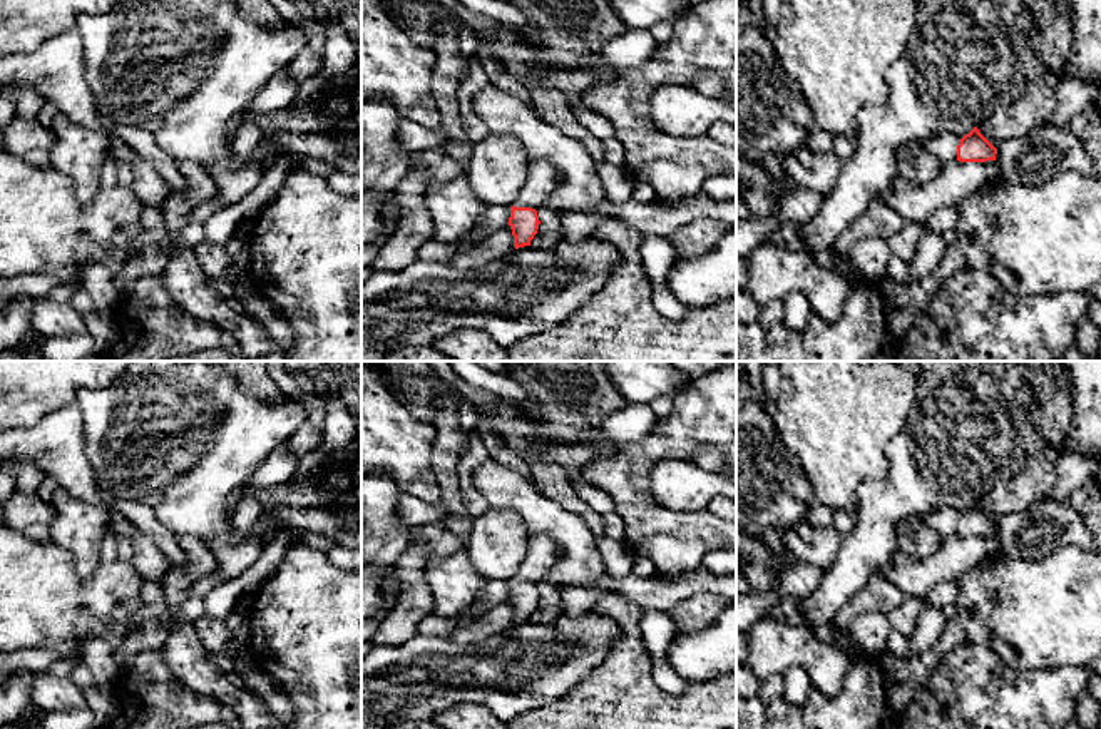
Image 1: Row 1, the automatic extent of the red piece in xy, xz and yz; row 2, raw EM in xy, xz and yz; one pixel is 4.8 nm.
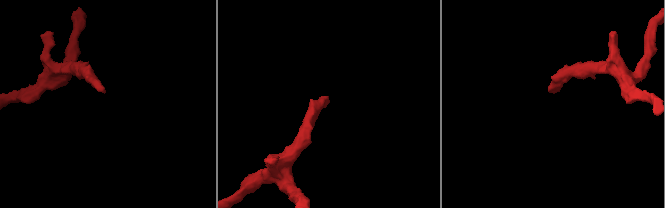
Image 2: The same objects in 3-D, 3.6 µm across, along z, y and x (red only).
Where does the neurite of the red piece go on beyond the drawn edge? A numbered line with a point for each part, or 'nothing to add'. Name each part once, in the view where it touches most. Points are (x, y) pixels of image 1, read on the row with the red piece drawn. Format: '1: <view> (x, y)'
1: xz (541, 178)

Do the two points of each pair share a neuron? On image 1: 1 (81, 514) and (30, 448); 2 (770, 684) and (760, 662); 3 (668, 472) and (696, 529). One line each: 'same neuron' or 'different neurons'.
1: different neurons
2: different neurons
3: different neurons

